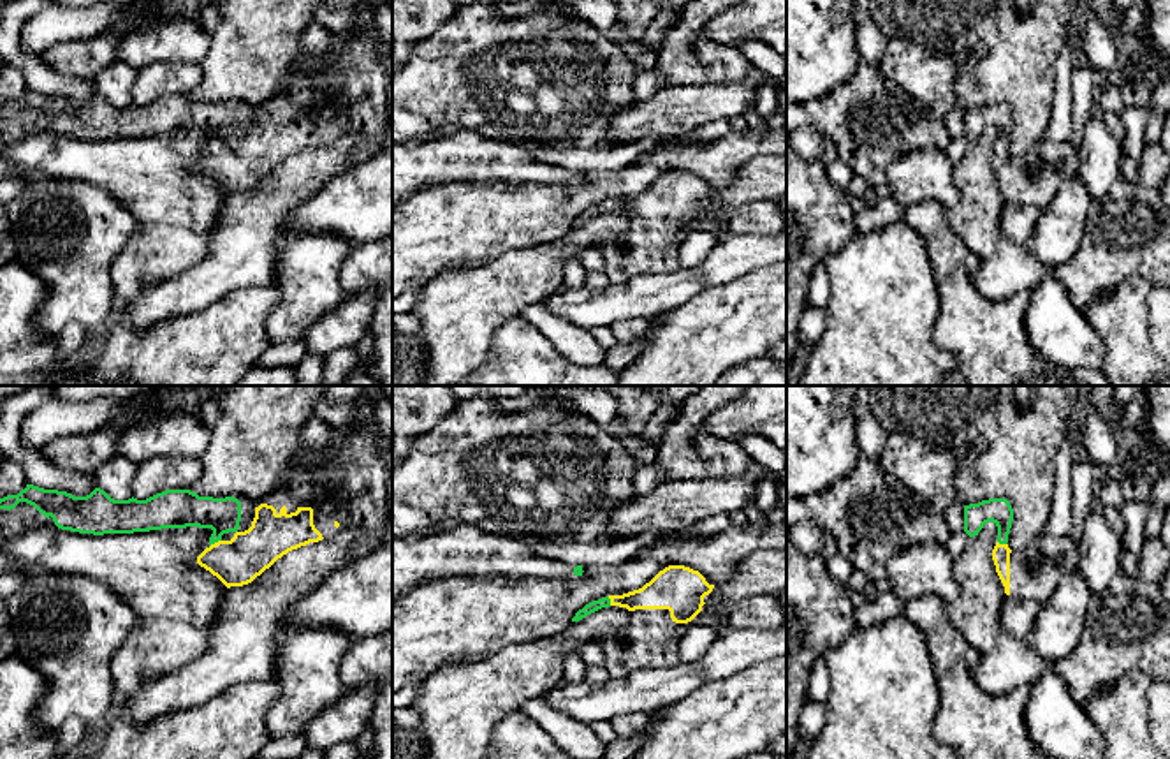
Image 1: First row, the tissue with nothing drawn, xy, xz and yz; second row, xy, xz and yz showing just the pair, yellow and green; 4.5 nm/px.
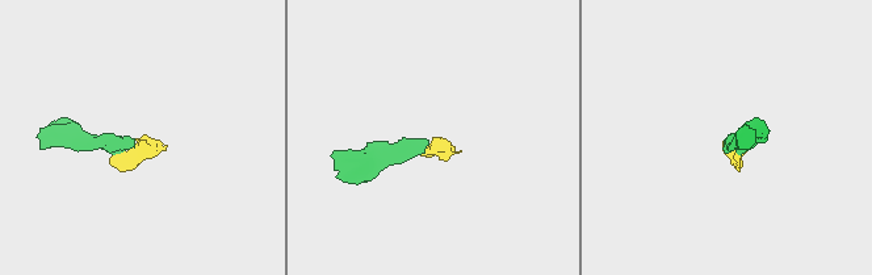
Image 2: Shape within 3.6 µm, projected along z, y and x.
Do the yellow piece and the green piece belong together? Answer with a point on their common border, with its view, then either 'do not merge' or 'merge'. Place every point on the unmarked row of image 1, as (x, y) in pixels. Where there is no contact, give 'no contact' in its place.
contact xy (215, 148); merge

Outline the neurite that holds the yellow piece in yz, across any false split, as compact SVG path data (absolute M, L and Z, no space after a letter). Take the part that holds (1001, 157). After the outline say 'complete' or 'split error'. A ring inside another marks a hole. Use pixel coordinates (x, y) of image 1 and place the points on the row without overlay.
M1006 104L964 111L964 137L969 143L978 141L989 127L998 132L992 166L1006 201L1043 210L1059 187L1077 176L1079 151L1070 141L1052 143L1047 132L1024 155L1012 157L1008 153L1013 114Z; split error

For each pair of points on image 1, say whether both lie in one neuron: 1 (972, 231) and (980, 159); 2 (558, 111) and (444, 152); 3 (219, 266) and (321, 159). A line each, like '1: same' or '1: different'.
1: same
2: different
3: same

